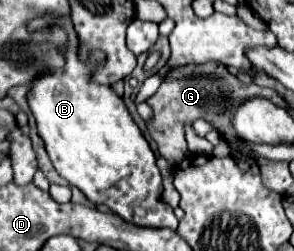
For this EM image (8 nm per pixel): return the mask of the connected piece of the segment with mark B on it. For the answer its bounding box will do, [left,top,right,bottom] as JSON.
[29,17,177,229]

